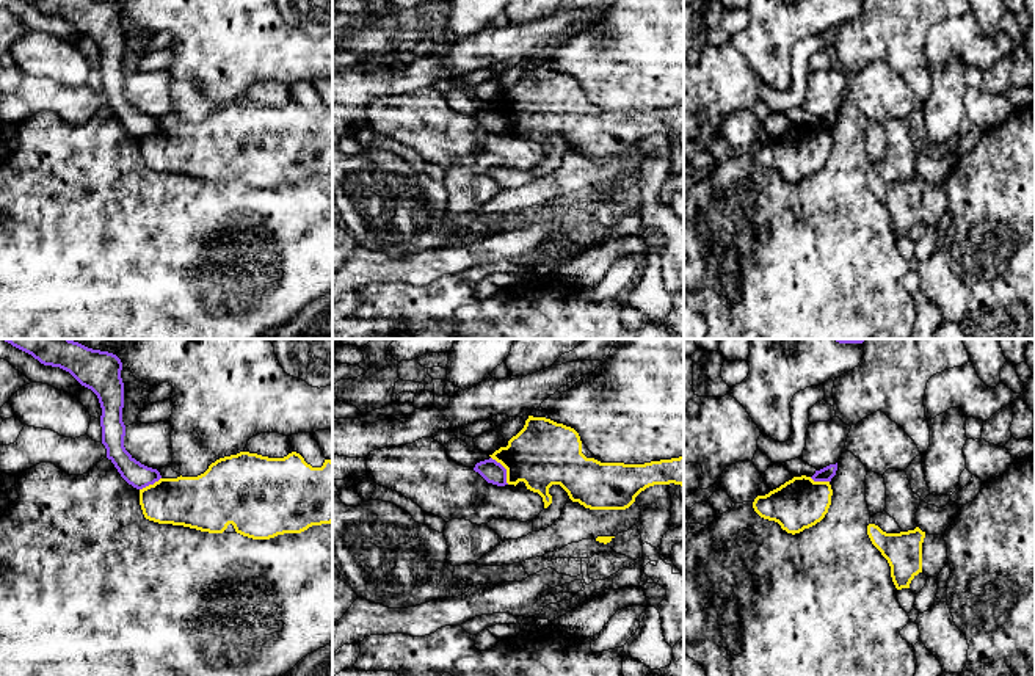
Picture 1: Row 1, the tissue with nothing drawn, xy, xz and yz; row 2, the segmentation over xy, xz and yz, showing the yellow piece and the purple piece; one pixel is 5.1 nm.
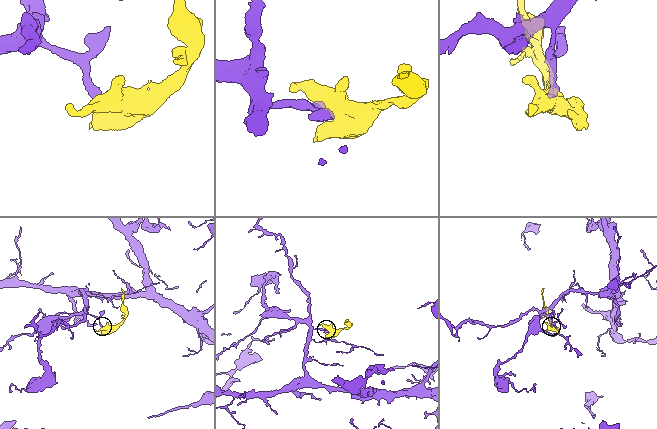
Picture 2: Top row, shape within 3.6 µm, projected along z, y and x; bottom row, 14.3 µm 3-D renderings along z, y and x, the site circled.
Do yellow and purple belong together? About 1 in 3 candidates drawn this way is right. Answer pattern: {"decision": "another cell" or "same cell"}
{"decision": "another cell"}

